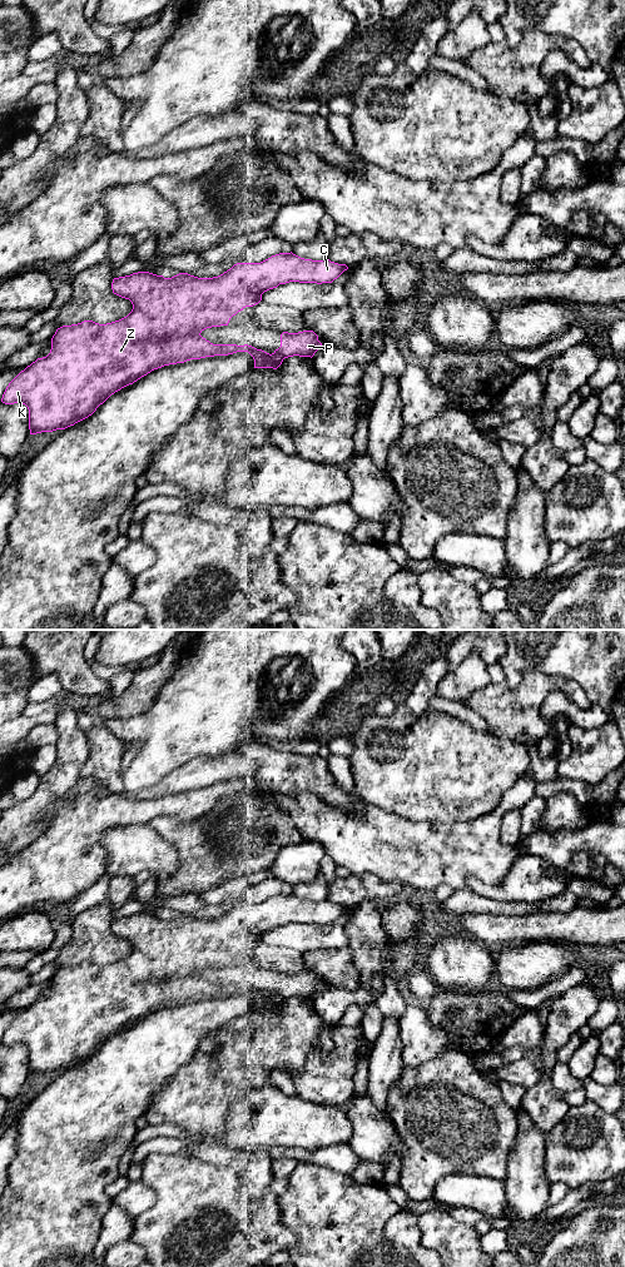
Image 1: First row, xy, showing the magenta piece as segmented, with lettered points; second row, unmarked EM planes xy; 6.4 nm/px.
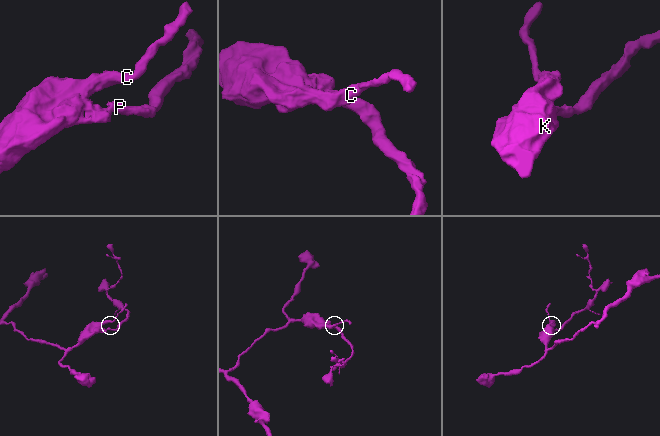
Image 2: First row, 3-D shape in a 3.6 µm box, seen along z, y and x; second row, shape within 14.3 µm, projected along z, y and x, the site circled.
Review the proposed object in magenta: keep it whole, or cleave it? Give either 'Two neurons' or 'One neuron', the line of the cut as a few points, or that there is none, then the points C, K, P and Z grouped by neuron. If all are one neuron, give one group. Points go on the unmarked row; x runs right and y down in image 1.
Two neurons. Split along xy (274, 993), (283, 999). Groups: C K Z / P

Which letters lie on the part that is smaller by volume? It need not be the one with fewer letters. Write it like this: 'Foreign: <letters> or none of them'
Foreign: P

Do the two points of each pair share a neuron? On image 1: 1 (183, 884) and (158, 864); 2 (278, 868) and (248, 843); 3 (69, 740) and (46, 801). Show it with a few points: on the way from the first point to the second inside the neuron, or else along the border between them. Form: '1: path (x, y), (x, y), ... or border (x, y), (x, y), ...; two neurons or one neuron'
1: border (170, 844), (177, 868), (158, 875); two neurons
2: border (296, 844), (283, 846), (268, 869); two neurons
3: path (69, 755), (65, 774), (58, 786); one neuron

